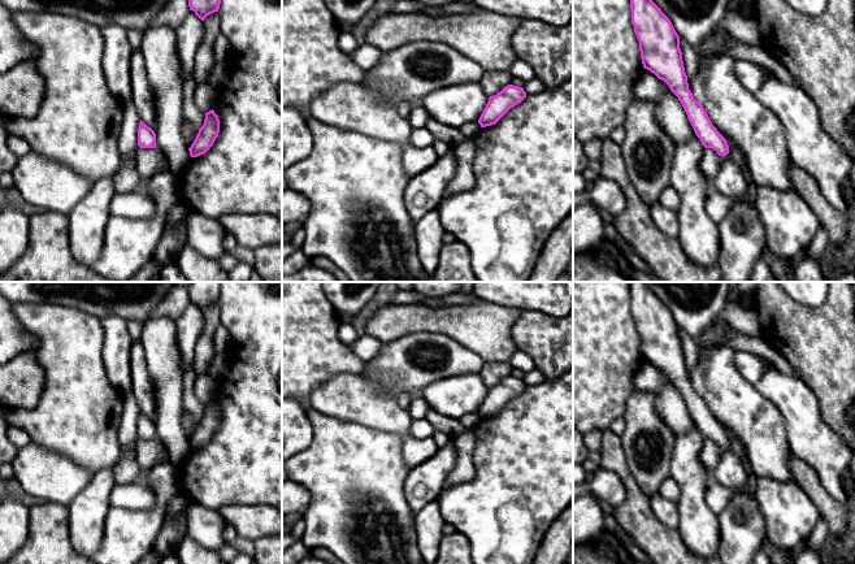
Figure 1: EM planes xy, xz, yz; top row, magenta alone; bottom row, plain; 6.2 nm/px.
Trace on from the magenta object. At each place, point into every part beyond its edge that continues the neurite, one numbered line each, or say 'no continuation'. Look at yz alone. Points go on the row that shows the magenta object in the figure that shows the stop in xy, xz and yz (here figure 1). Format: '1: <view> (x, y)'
1: yz (742, 239)

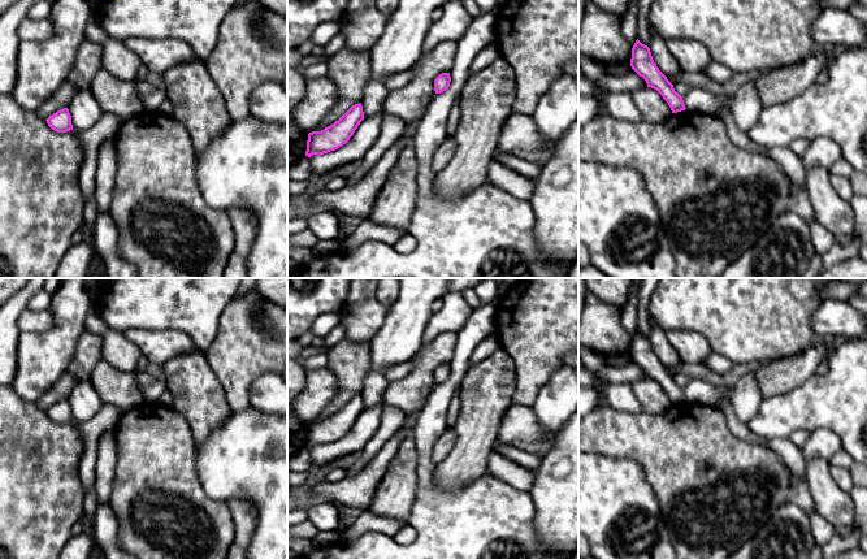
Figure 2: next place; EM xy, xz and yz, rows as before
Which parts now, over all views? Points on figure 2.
no continuation

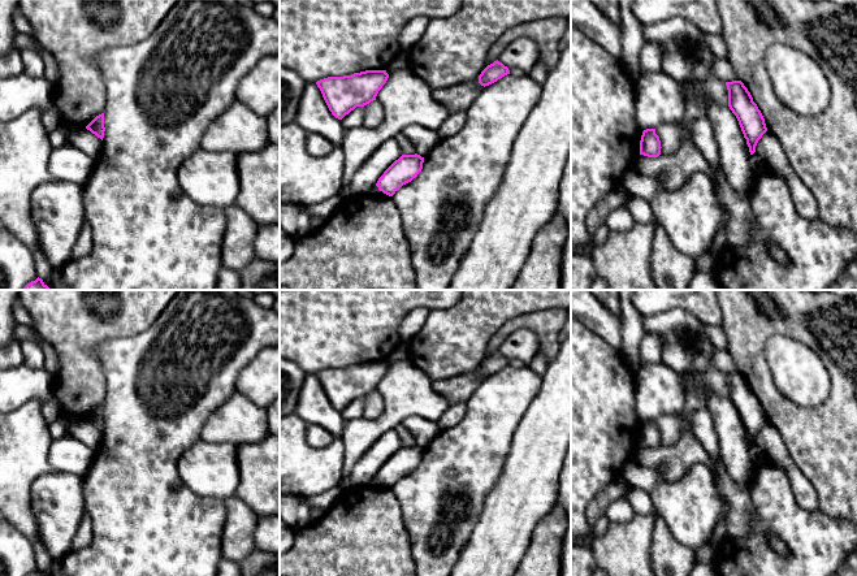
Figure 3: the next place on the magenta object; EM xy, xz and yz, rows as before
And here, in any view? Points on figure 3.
no continuation

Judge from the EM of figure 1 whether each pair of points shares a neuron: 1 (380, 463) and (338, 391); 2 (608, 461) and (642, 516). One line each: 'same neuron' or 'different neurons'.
1: different neurons
2: same neuron

